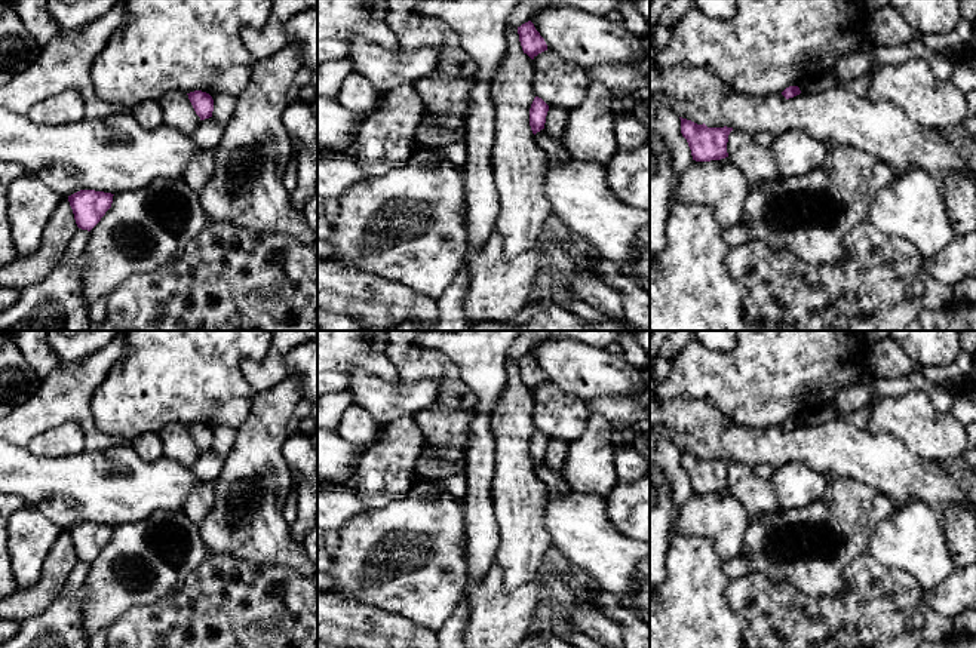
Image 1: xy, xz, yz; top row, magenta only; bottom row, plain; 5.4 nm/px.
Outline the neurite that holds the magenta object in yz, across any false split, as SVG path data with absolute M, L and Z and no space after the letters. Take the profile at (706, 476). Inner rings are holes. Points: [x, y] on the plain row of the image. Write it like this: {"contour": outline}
{"contour": "M681 451L681 466L687 472L693 492L710 494L728 489L727 475L733 460L708 460L691 452Z"}

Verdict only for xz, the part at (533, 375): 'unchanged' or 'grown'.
unchanged

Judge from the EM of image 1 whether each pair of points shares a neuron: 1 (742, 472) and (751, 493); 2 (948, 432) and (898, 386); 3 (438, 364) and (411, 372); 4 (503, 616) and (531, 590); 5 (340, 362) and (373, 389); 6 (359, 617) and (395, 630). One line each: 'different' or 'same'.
1: same
2: different
3: same
4: same
5: different
6: same

